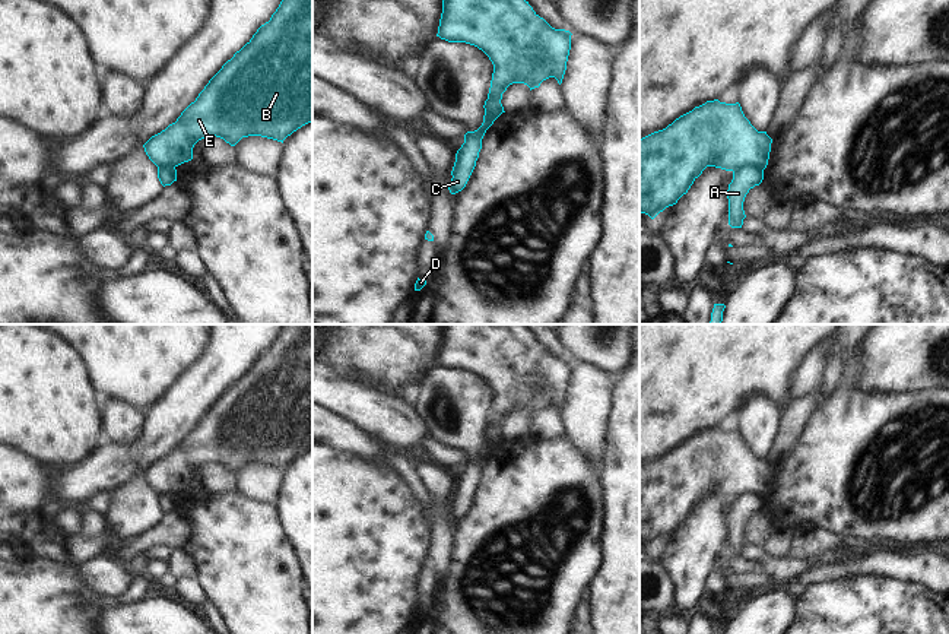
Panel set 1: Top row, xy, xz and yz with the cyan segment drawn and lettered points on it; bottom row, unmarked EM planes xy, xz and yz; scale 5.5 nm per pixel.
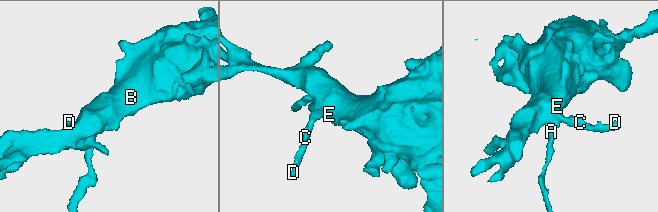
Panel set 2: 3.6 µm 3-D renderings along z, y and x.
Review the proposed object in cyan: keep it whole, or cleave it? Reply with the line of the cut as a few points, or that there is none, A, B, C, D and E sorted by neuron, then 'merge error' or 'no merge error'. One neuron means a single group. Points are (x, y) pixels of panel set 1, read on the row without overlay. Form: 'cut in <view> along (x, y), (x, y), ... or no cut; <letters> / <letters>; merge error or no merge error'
cut in xz along (488, 425), (500, 431), (497, 441); A / B C D E; merge error

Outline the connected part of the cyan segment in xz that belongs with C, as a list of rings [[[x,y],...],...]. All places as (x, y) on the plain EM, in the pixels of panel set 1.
[[[501,431],[501,437],[498,441],[489,441],[485,438],[482,453],[477,457],[467,459],[464,462],[464,470],[456,481],[456,489],[454,489],[454,494],[451,498],[453,505],[451,505],[451,511],[448,514],[451,522],[456,522],[466,514],[466,511],[476,494],[476,488],[477,488],[479,479],[482,476],[482,466],[483,466],[486,457],[493,451],[493,448],[502,440],[505,440],[502,431]]]

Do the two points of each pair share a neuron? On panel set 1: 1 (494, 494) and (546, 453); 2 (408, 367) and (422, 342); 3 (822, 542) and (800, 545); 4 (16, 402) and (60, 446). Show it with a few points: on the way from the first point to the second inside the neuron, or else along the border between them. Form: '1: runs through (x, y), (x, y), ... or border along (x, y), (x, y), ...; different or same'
1: runs through (507, 493), (533, 466); same
2: runs through (408, 361), (408, 357), (416, 348); same
3: runs through (816, 542), (806, 544); same
4: runs through (28, 412), (50, 434); same

